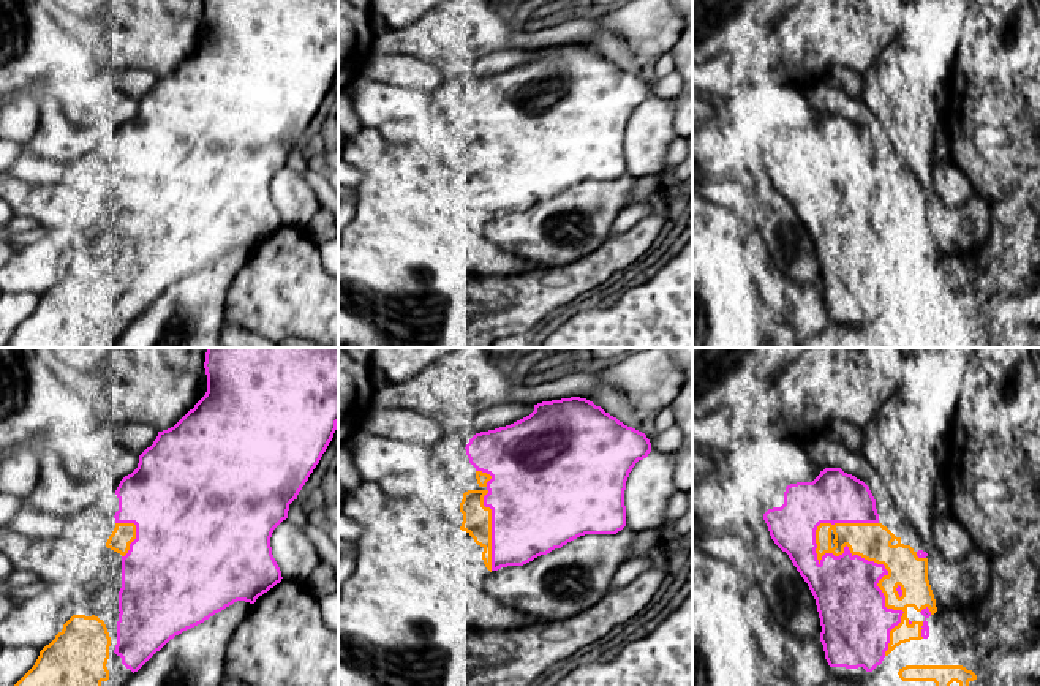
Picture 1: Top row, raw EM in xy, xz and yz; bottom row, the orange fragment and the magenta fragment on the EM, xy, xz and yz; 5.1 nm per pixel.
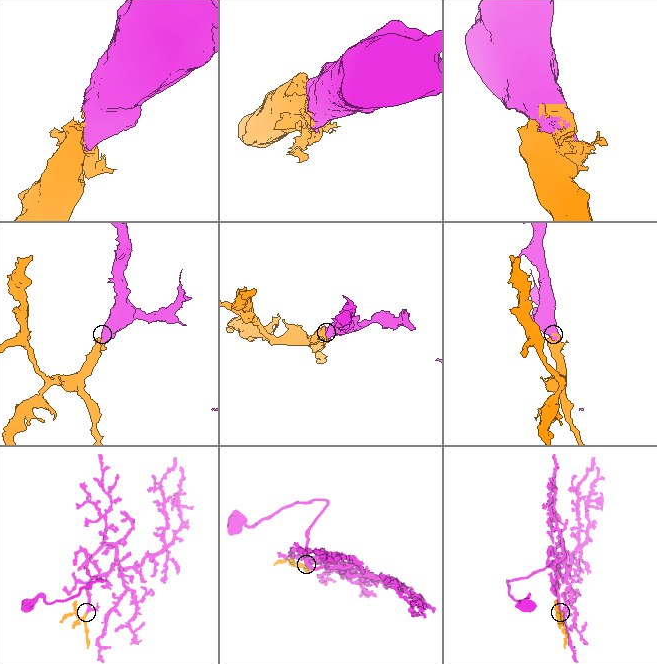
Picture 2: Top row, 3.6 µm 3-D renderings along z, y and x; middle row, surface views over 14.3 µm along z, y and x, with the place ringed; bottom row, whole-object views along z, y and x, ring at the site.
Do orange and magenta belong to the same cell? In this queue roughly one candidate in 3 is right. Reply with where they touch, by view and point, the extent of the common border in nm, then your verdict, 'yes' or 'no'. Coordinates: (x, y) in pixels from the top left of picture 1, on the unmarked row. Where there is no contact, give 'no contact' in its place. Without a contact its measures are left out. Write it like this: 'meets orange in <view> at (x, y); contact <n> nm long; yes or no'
meets orange in yz at (881, 209); contact 750 nm long; yes

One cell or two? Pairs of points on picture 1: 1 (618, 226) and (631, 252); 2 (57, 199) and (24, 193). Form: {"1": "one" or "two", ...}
{"1": "two", "2": "one"}

